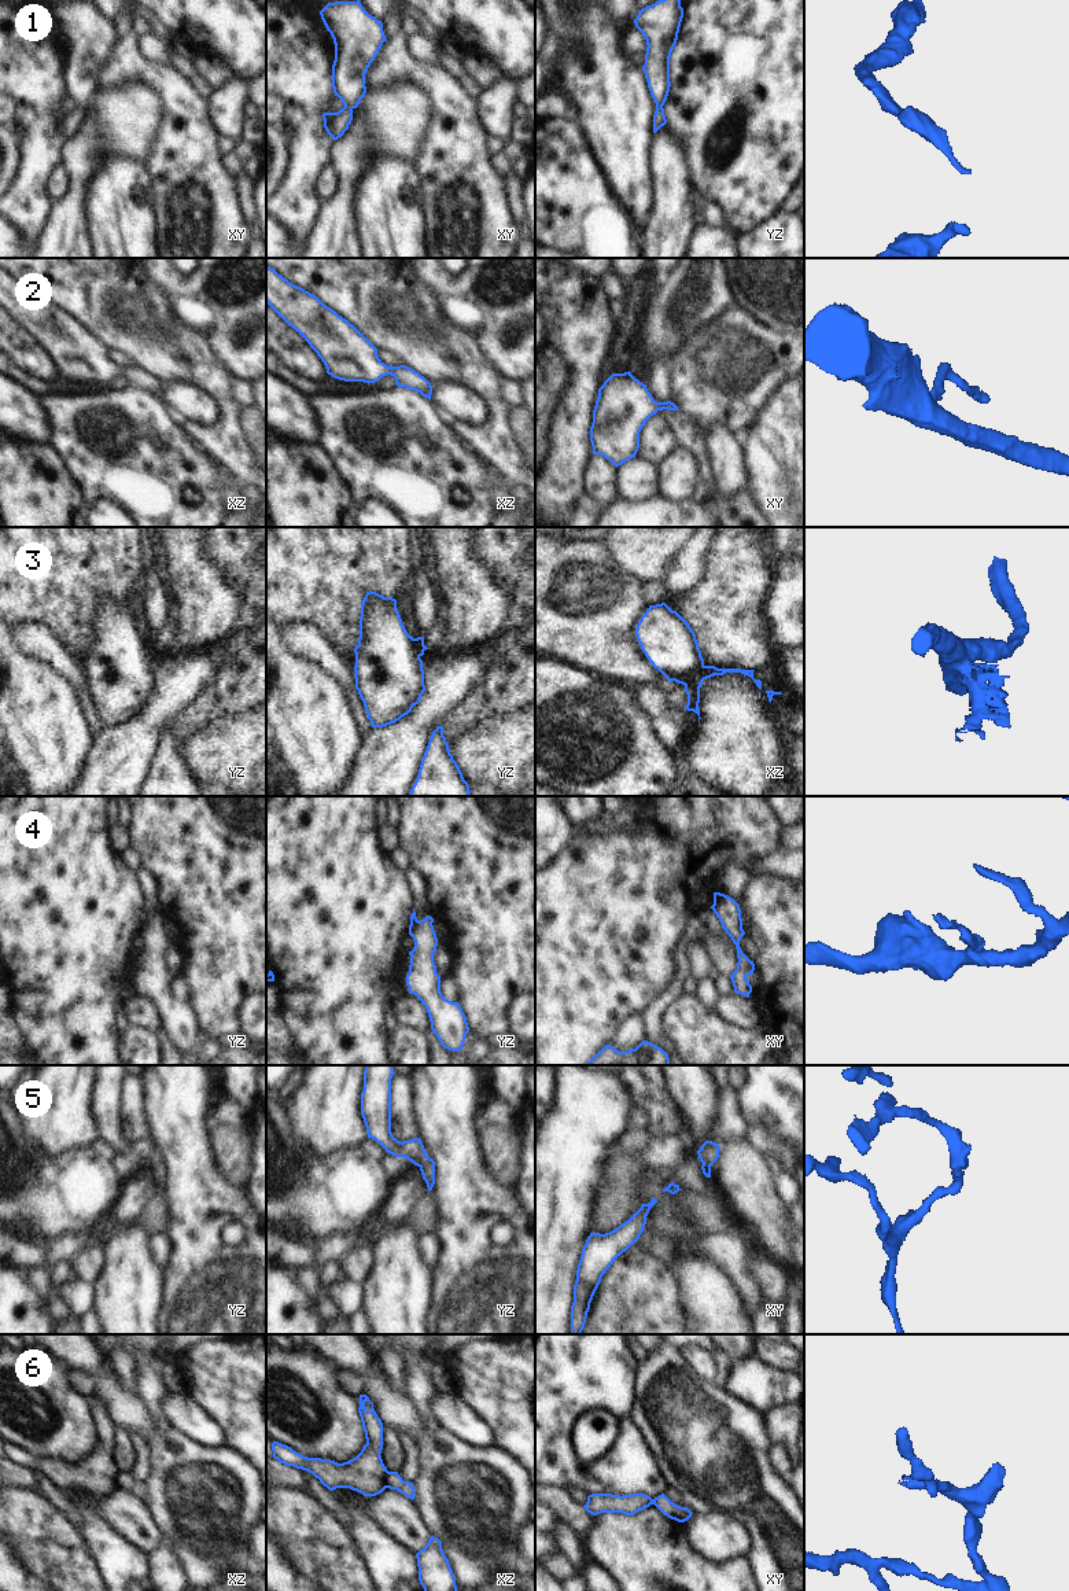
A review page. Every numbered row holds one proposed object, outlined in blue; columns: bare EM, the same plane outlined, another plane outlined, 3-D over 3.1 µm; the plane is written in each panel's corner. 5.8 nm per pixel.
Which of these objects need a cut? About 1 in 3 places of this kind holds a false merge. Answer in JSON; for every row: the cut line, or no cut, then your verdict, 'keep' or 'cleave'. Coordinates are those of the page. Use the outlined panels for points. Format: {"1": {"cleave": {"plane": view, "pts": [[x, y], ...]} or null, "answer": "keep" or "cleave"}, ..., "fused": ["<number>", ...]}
{"1": {"cleave": null, "answer": "keep"}, "2": {"cleave": null, "answer": "keep"}, "3": {"cleave": {"plane": "xz", "pts": [[703, 665], [693, 673], [682, 674], [674, 680]]}, "answer": "cleave"}, "4": {"cleave": null, "answer": "keep"}, "5": {"cleave": null, "answer": "keep"}, "6": {"cleave": {"plane": "xz", "pts": [[387, 1470], [383, 1479], [384, 1487]]}, "answer": "cleave"}, "fused": ["3", "6"]}

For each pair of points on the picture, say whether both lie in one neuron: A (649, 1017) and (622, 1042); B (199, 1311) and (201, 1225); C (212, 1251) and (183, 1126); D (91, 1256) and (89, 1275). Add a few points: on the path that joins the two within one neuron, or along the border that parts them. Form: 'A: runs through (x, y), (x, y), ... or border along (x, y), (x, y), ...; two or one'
A: border along (638, 1015), (645, 1039); two
B: runs through (199, 1289), (199, 1247); one
C: runs through (198, 1219), (198, 1192), (190, 1157); one
D: runs through (91, 1260), (89, 1271); one

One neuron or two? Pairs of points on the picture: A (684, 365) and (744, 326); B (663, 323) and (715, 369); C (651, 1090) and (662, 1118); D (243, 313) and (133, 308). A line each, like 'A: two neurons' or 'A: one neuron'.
A: one neuron
B: two neurons
C: one neuron
D: two neurons

